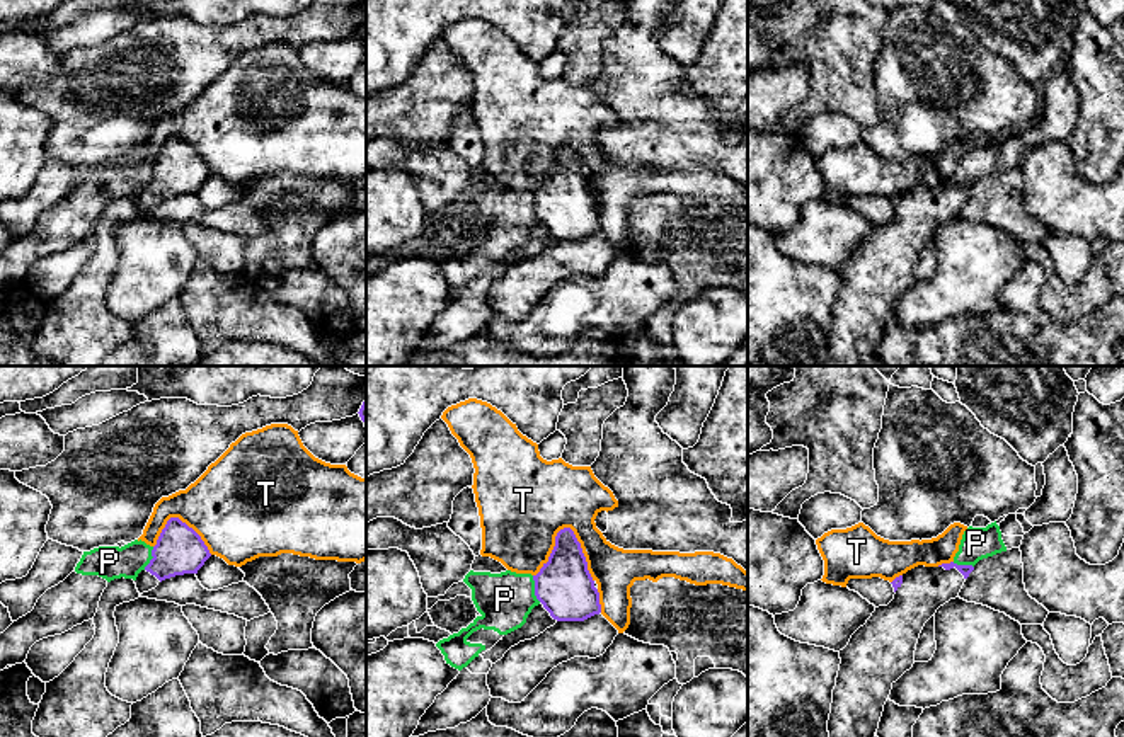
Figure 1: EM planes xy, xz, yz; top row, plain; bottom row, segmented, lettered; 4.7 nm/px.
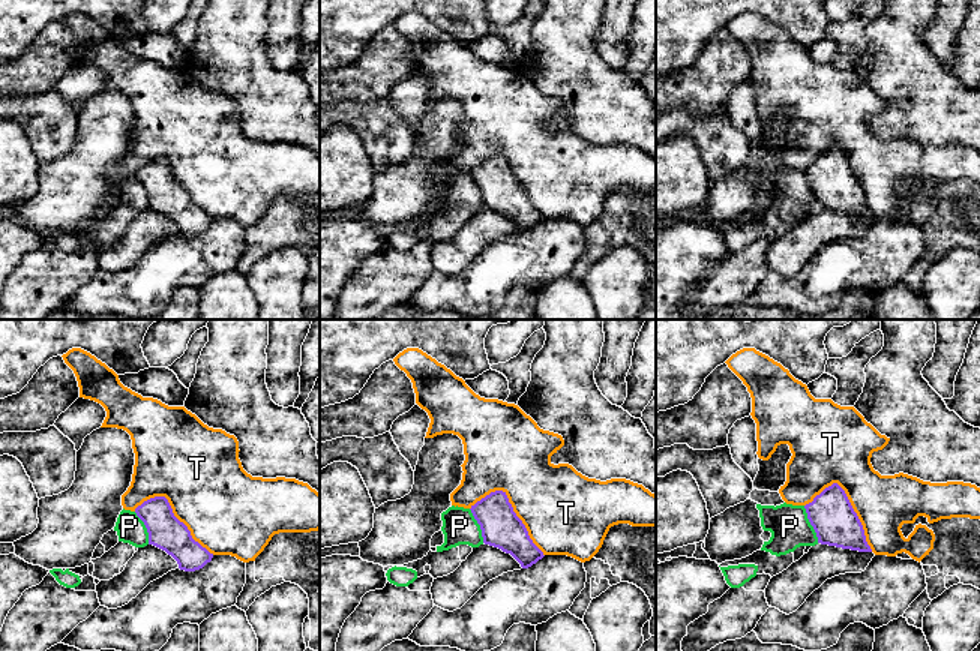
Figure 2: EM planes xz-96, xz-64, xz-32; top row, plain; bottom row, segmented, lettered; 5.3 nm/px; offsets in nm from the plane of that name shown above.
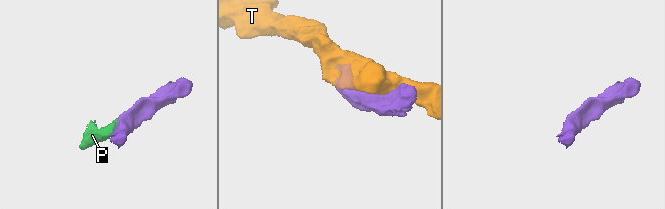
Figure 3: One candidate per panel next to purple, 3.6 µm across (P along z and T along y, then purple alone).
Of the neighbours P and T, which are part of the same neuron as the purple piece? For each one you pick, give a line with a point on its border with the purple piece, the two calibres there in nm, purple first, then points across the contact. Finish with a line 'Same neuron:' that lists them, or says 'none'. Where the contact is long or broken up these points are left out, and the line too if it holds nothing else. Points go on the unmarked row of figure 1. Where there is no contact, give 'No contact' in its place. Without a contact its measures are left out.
Same neuron: none

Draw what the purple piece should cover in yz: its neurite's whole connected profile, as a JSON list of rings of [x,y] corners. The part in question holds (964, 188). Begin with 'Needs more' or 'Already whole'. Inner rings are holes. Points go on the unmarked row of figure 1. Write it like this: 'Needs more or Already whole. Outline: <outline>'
Needs more. Outline: [[[954,180],[918,184],[896,196],[894,218],[879,225],[840,269],[826,366],[869,366],[892,303],[913,286],[925,242],[940,225],[959,216],[974,189]]]

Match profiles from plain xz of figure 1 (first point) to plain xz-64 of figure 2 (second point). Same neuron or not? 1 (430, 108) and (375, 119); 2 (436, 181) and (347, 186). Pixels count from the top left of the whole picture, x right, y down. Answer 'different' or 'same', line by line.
1: different
2: different

